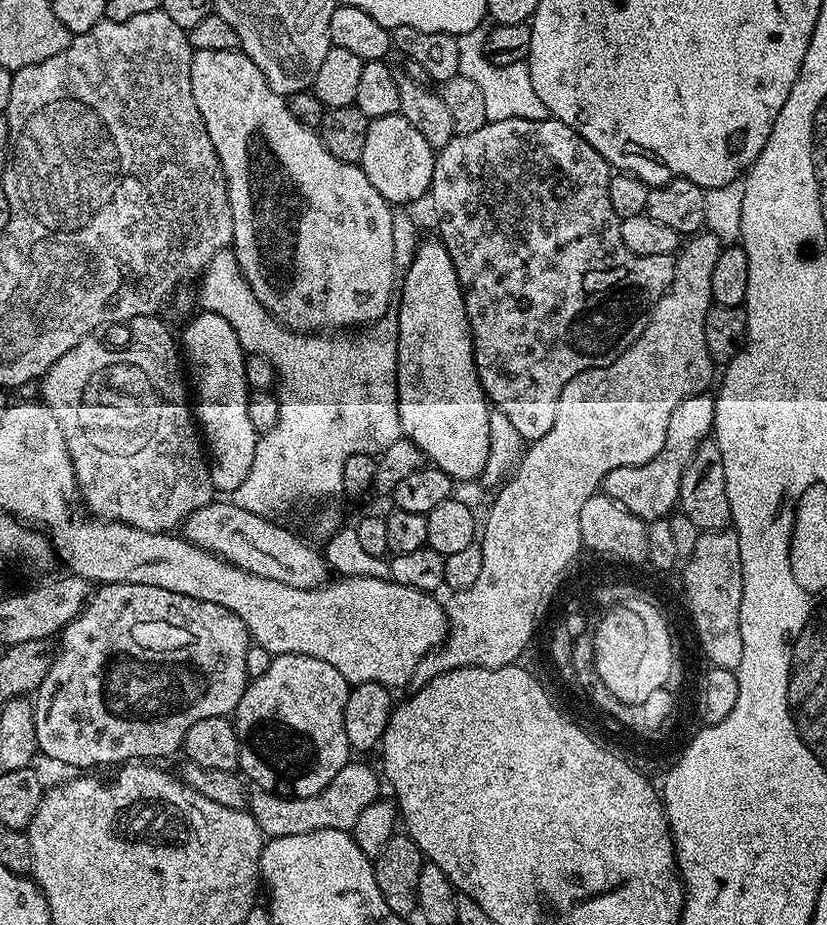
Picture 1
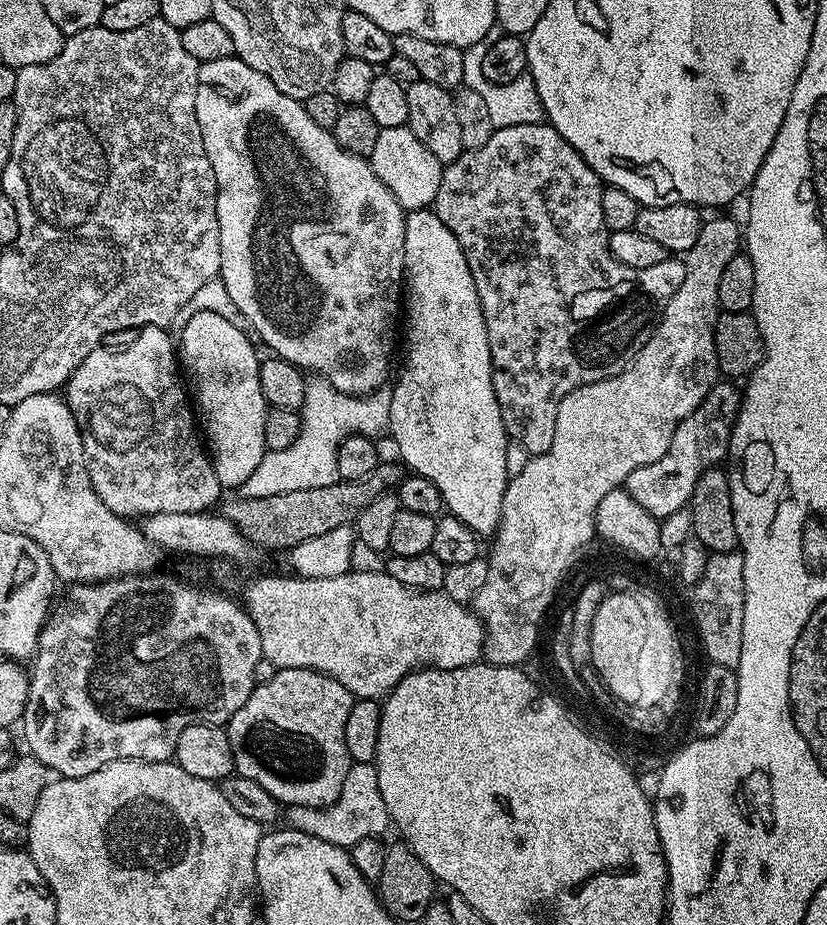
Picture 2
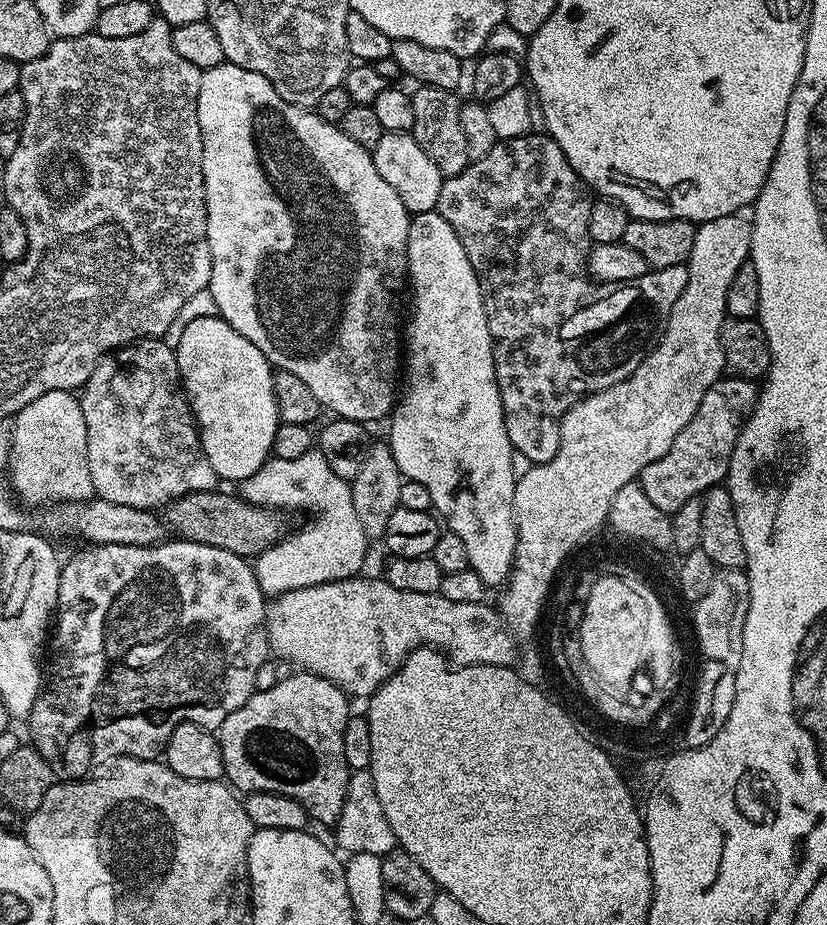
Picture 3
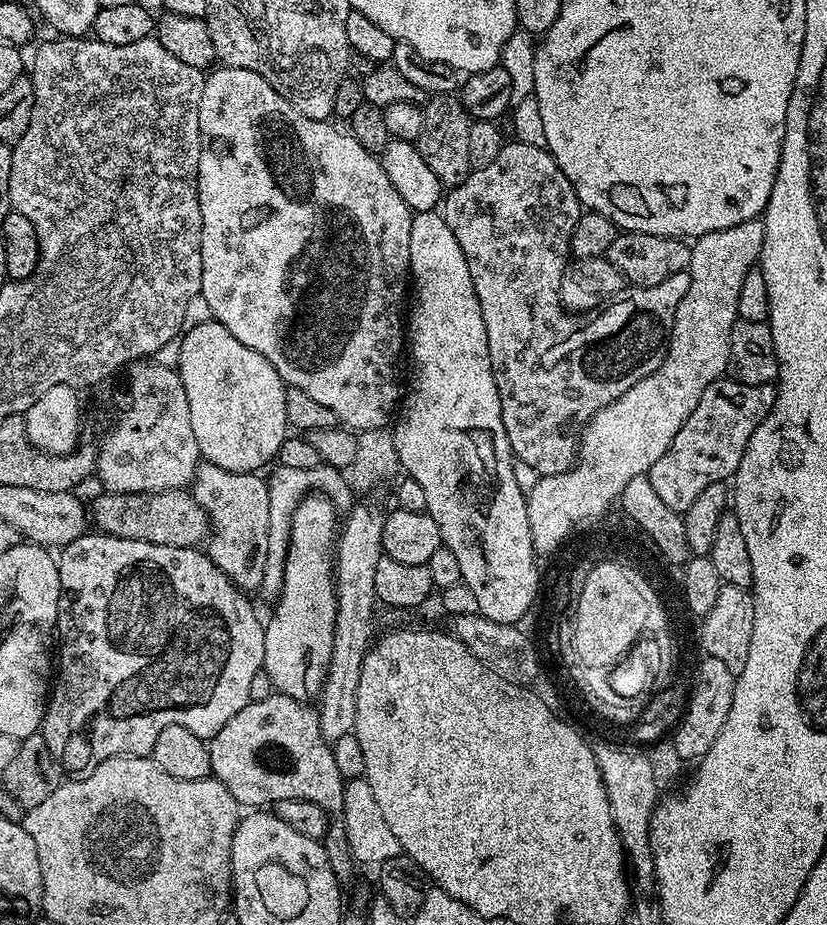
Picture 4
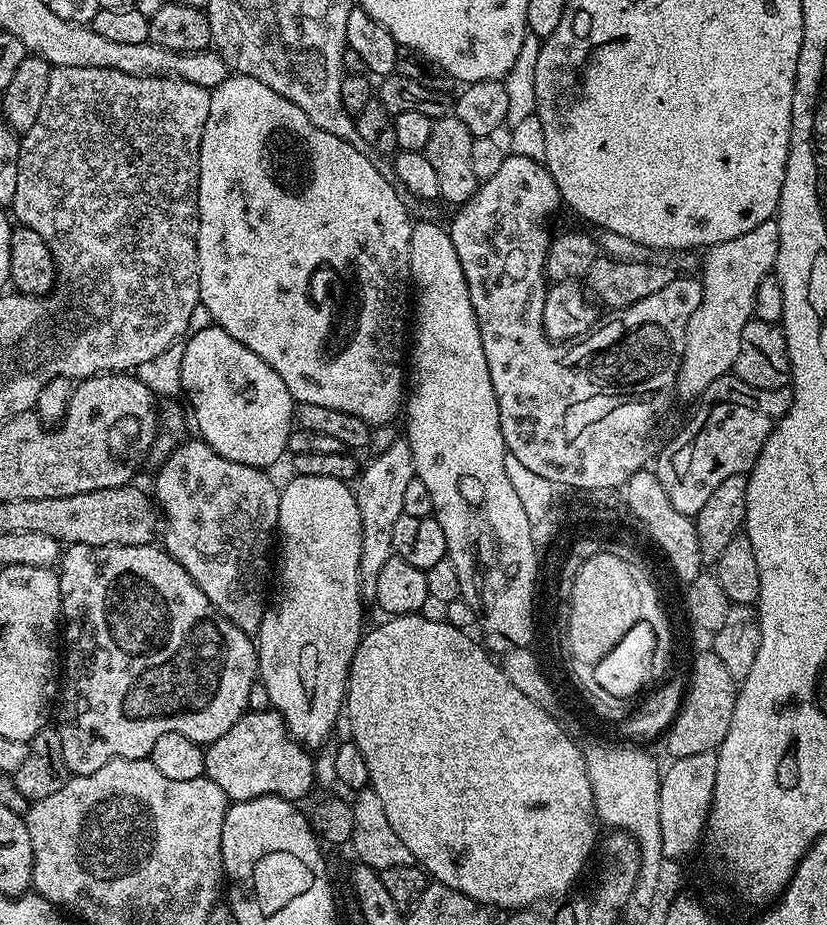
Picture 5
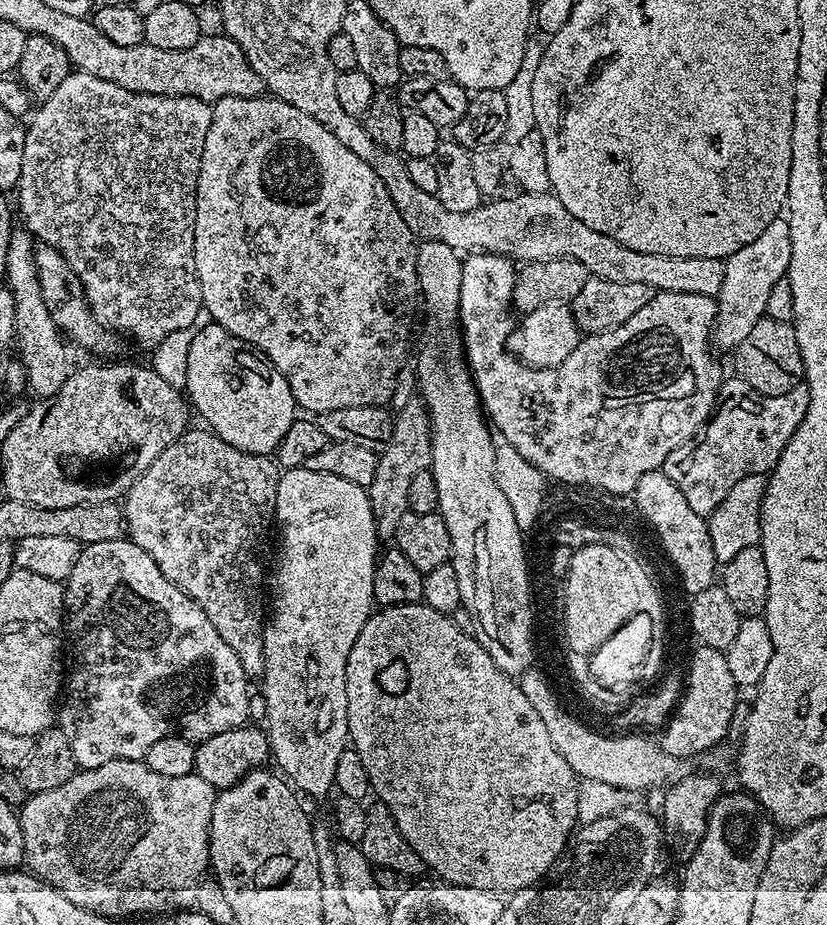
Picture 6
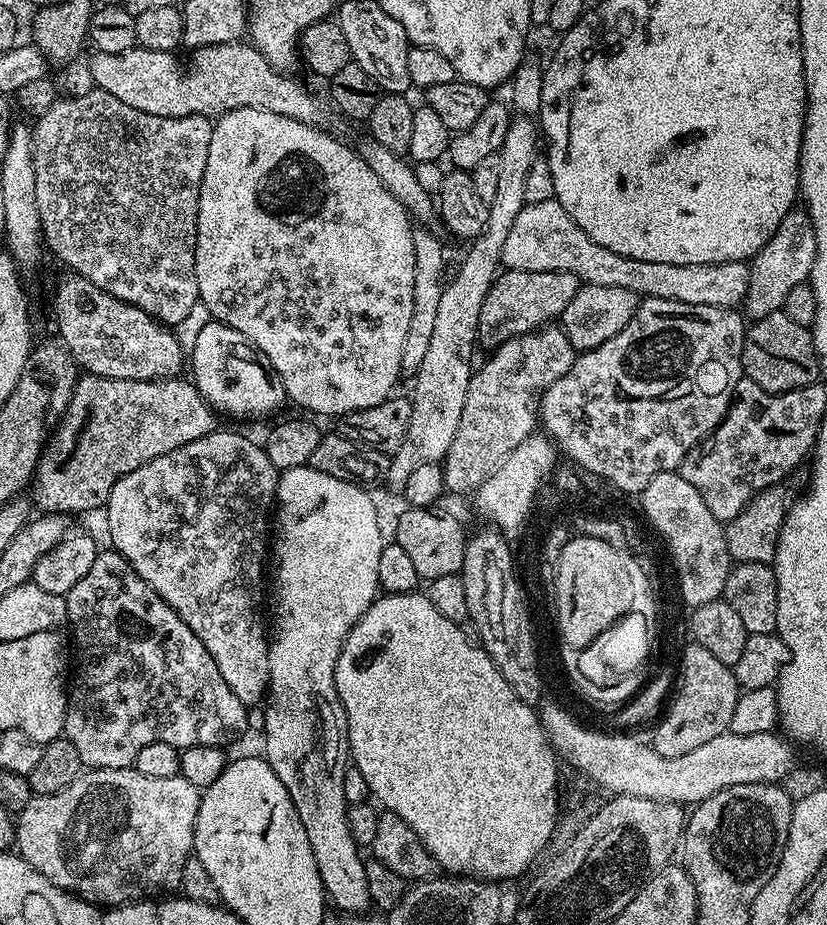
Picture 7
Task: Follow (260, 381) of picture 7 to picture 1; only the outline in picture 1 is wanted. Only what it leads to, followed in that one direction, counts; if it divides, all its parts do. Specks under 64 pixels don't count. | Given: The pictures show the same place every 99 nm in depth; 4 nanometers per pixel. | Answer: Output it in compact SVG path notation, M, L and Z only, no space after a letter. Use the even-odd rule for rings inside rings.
M197 311L197 316L184 328L182 356L194 393L194 416L206 445L208 473L213 489L231 494L246 482L250 466L254 466L254 450L258 433L250 422L250 406L244 366L245 350L234 334L234 326L213 312Z

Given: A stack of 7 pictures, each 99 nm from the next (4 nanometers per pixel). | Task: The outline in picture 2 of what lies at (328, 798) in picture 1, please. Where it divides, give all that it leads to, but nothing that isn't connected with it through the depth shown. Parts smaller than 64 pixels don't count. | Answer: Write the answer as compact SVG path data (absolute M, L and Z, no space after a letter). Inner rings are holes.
M375 763L353 764L350 774L346 774L342 794L338 794L338 798L330 806L315 808L291 805L286 812L286 824L287 827L297 828L299 832L305 832L314 838L322 838L322 842L330 842L349 850L362 839L383 837L383 832L390 828L390 817L386 802L382 802L382 790L378 790Z

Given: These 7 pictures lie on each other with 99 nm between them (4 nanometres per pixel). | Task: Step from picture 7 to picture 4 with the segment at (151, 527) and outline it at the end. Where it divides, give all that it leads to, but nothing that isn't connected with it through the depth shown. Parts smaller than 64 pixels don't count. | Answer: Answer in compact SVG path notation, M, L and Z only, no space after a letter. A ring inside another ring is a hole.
M204 462L196 470L190 491L198 506L202 506L208 515L210 535L206 541L206 554L241 592L255 593L262 586L262 570L266 570L270 538L267 479L255 472L231 472Z

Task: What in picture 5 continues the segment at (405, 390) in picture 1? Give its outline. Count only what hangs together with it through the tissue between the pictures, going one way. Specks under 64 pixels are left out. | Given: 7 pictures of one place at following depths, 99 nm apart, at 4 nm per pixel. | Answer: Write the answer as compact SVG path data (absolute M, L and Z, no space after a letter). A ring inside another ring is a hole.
M432 220L413 223L410 234L410 262L408 263L411 283L414 285L414 300L420 305L414 308L414 332L416 328L416 345L410 348L410 391L406 396L406 416L408 412L408 433L406 439L416 467L416 476L426 482L430 490L430 498L434 498L434 515L438 526L446 534L448 547L447 559L454 562L458 570L460 595L476 612L478 628L484 631L483 643L488 648L496 644L496 648L508 648L508 644L524 644L528 640L528 612L532 597L532 540L528 540L530 519L526 516L525 507L514 490L513 483L506 475L504 458L506 449L502 438L502 426L498 418L498 398L494 394L494 386L490 382L490 366L486 366L486 350L482 350L482 334L478 330L478 322L474 314L474 306L470 302L470 290L466 286L466 274L462 274L462 262L458 262L458 250L454 250L452 233L447 227L435 224Z

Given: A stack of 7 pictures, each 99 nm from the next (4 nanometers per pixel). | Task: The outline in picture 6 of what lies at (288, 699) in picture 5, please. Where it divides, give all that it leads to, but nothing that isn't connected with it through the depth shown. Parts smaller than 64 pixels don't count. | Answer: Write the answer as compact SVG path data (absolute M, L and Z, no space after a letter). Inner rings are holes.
M303 466L280 472L274 520L278 528L280 524L280 561L276 564L276 589L273 592L271 589L270 611L264 625L262 677L268 750L274 764L276 760L275 767L297 793L305 797L324 796L333 791L338 754L350 744L346 662L376 604L376 523L366 488L346 482L346 478L318 474L318 470Z

